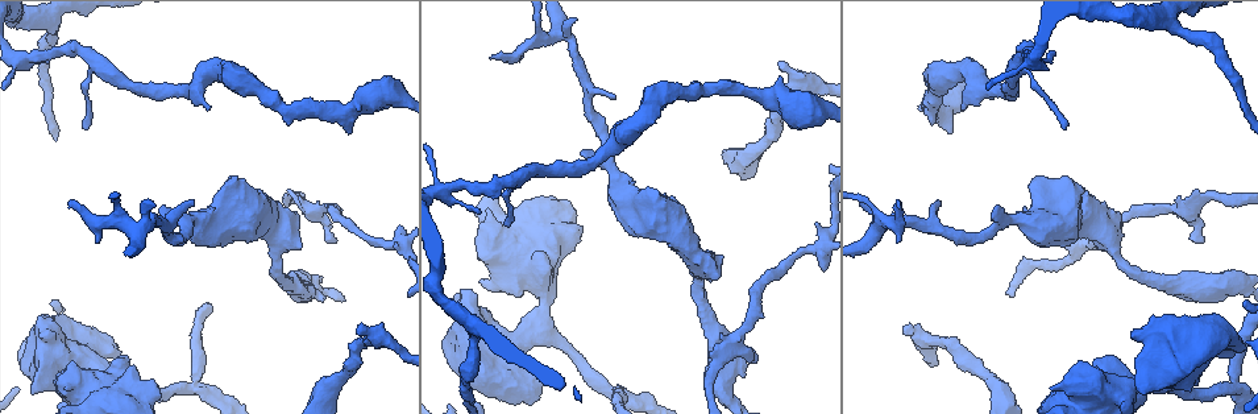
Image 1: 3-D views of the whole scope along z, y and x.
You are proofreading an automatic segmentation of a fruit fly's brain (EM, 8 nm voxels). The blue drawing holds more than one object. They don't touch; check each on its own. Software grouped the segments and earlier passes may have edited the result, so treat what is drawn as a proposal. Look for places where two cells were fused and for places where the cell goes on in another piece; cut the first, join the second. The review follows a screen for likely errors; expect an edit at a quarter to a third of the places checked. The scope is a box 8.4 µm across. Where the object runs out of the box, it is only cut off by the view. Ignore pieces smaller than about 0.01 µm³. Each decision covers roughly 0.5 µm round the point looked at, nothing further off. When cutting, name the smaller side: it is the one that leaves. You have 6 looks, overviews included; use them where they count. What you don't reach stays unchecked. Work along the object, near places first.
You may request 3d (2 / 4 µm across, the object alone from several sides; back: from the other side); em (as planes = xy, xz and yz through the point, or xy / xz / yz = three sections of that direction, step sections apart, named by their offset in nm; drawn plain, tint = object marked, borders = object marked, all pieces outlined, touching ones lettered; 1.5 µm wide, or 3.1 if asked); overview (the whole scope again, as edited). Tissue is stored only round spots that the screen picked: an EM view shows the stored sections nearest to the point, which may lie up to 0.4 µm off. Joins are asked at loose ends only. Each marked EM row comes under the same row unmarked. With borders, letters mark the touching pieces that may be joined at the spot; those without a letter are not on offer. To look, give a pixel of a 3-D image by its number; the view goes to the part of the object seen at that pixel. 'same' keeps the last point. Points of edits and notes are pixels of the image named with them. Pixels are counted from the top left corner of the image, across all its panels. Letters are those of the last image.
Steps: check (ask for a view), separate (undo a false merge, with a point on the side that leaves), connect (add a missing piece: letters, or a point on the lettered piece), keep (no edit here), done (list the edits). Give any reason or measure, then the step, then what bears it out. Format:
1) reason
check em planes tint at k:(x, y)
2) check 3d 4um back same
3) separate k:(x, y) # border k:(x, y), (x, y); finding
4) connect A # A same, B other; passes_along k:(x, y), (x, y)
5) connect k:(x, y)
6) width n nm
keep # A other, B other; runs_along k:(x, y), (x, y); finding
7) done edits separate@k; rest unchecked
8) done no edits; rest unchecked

an open end
check em xz step 4 borders at 1:(744, 372)

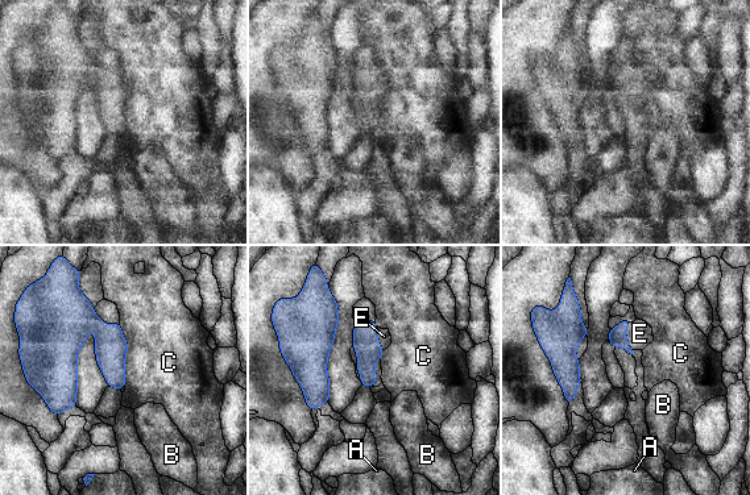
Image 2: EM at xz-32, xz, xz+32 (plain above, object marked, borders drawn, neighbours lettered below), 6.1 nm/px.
check em planes borders same

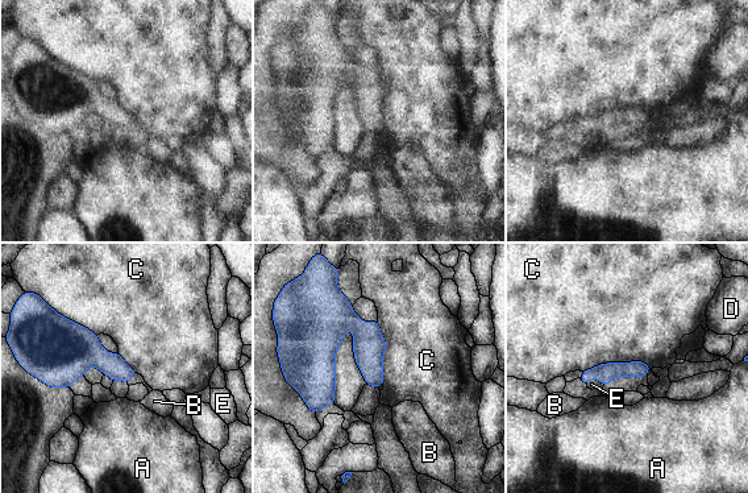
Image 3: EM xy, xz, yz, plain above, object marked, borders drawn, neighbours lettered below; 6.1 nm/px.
connect E # A other, B other, C other, D other, E same; passes_along 3:(606, 372), (595, 378), (591, 384); it goes on there

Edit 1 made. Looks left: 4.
arms part here
check 3d 2um at 1:(612, 390)

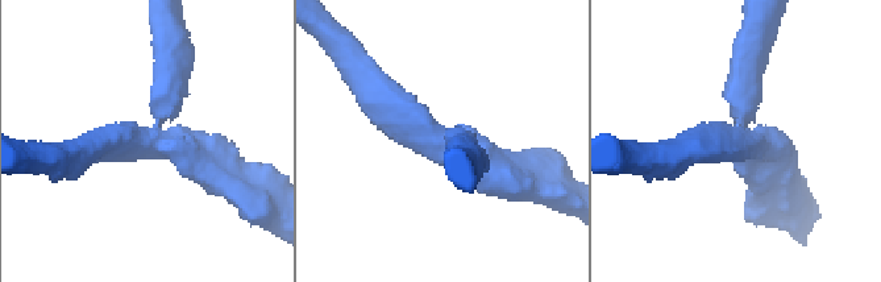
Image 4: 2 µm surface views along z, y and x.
check em planes borders at 4:(155, 135)

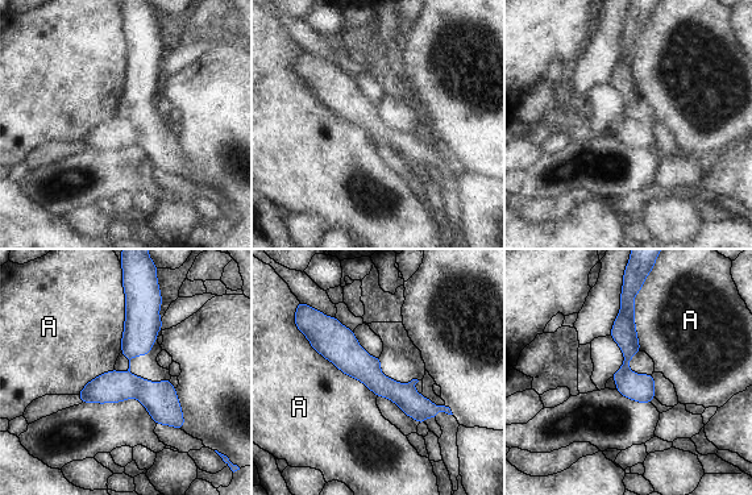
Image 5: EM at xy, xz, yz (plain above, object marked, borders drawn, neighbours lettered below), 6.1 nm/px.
separate 5:(161, 400) # A other; border 5:(133, 377), (136, 396); two cells meet here

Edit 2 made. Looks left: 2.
check overview

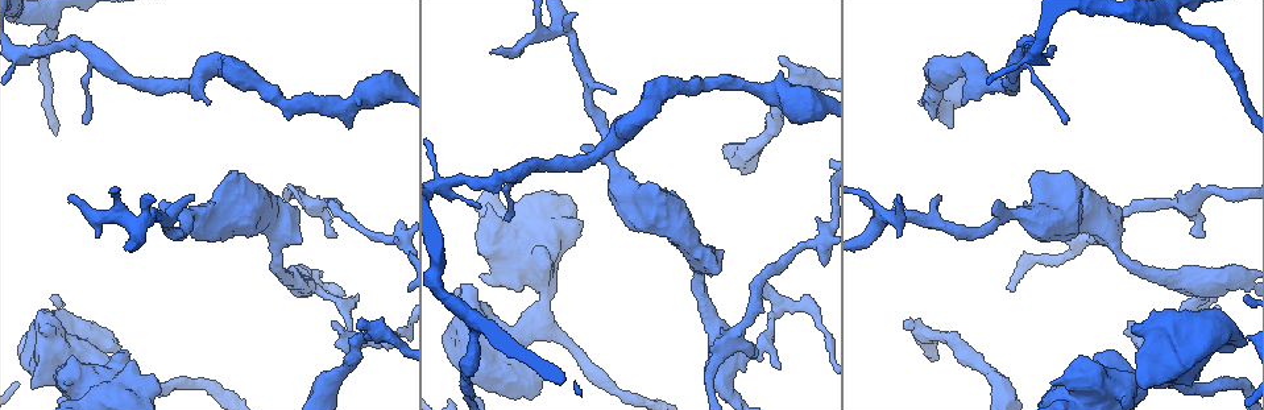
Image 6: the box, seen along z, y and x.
thin end
check em planes borders at 6:(1065, 122)

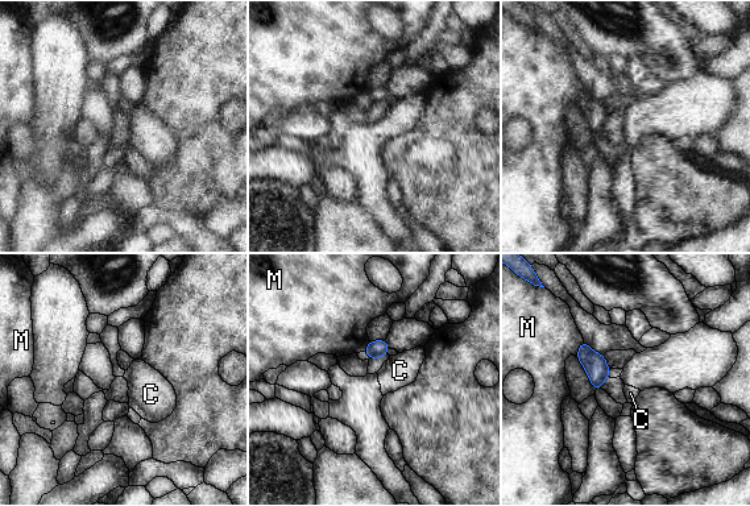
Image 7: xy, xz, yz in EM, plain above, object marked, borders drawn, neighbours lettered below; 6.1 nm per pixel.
width 110 nm
keep # C other, M other; border 7:(583, 341), (576, 356); no lettered piece goes on from it

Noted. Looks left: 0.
done edits connect@3, separate@5; rest unchecked

